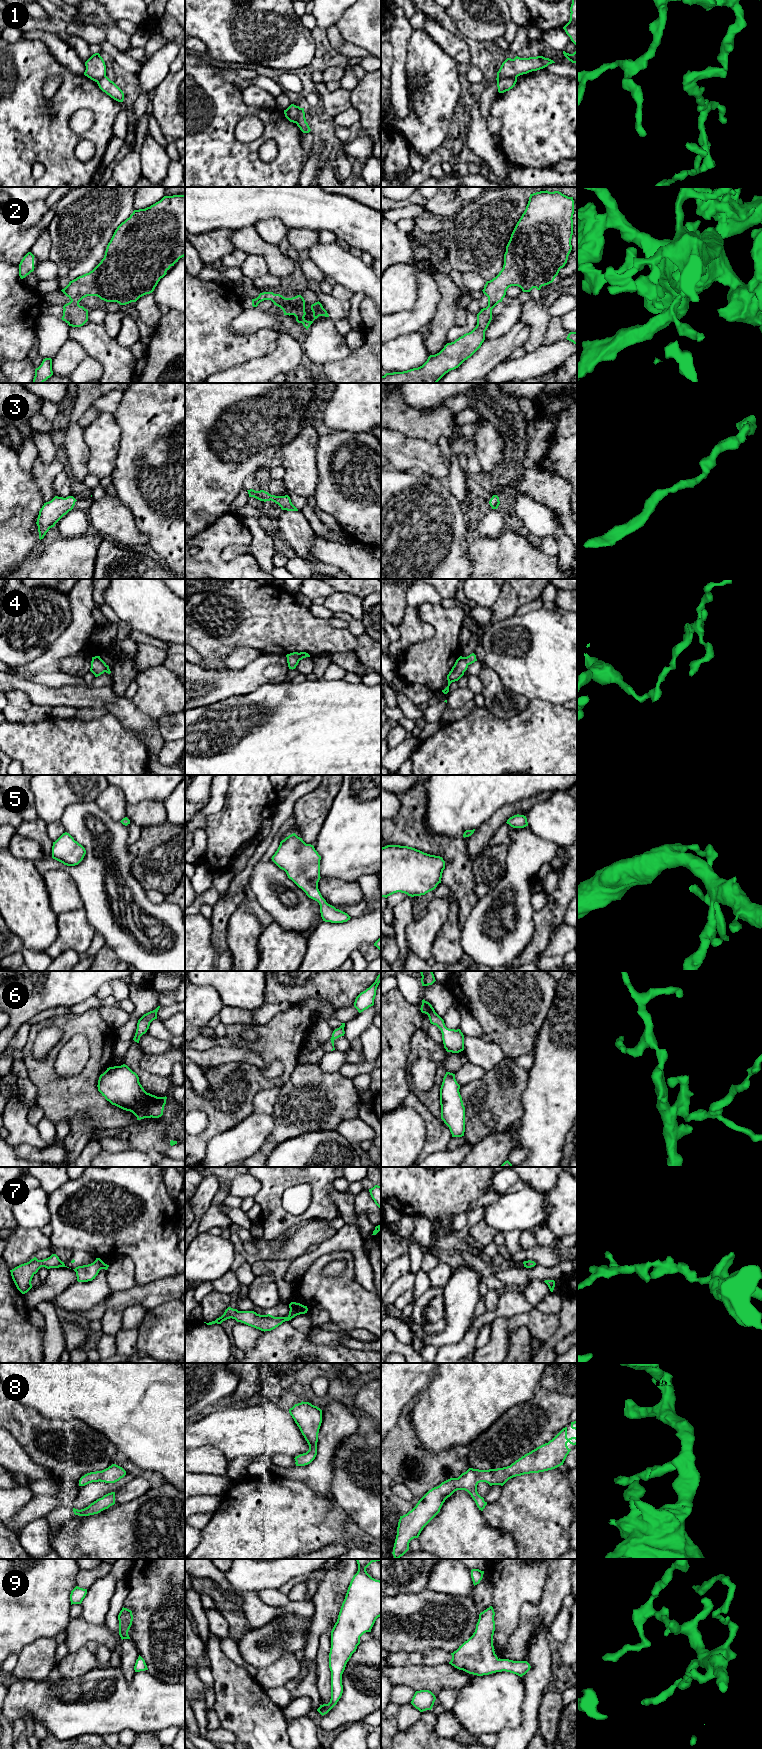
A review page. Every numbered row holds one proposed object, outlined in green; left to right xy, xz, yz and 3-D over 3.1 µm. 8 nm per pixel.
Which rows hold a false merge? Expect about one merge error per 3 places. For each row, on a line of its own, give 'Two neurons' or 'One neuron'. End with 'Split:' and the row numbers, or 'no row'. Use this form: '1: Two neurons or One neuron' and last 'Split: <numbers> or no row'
1: Two neurons
2: One neuron
3: One neuron
4: One neuron
5: One neuron
6: One neuron
7: One neuron
8: One neuron
9: One neuron
Split: 1

